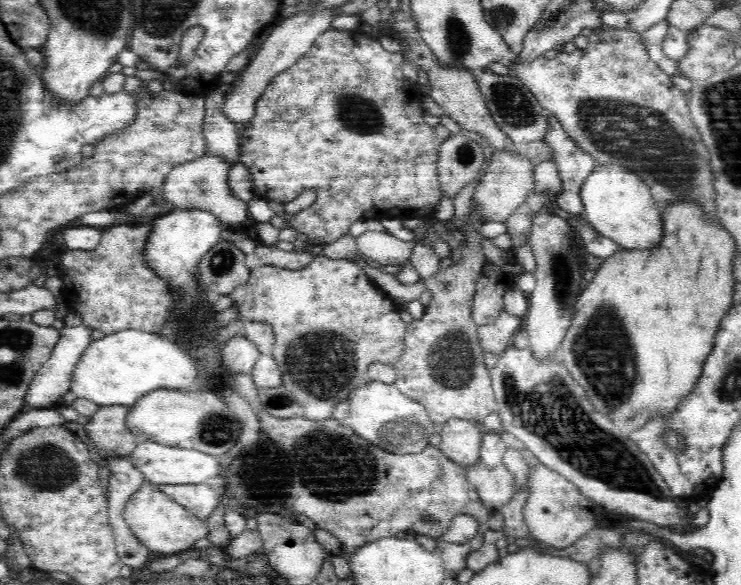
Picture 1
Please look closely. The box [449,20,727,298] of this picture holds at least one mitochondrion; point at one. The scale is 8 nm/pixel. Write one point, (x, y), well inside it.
(615, 127)

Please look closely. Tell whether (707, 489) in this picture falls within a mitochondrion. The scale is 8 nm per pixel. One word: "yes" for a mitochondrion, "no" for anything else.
no

